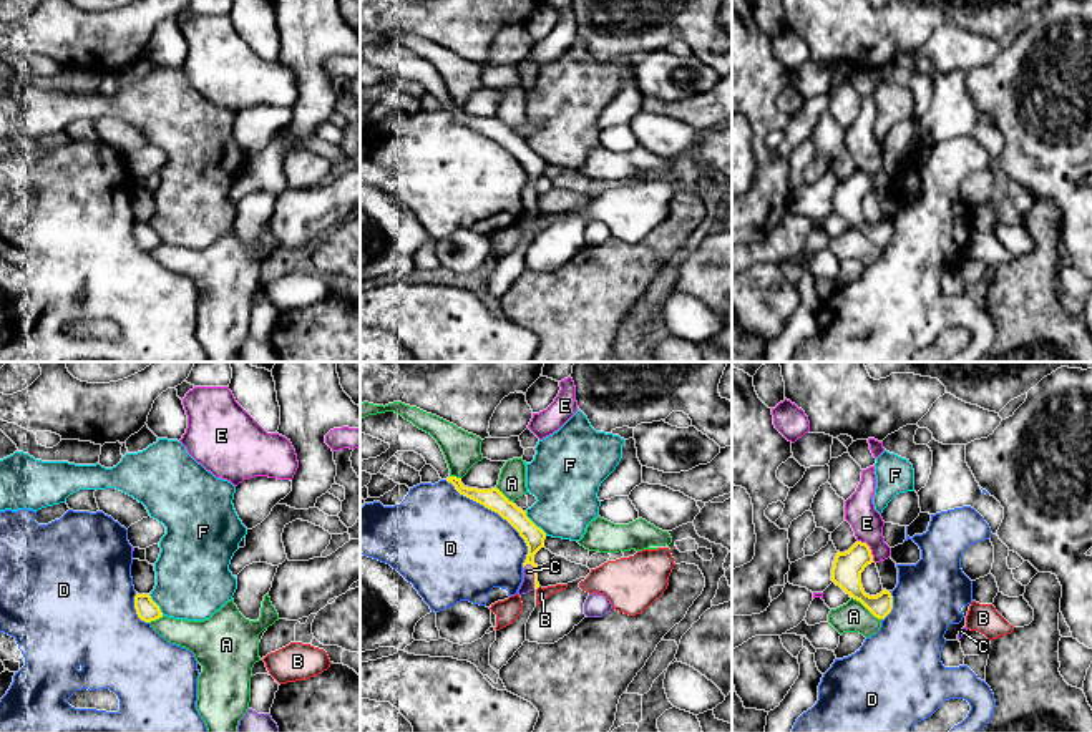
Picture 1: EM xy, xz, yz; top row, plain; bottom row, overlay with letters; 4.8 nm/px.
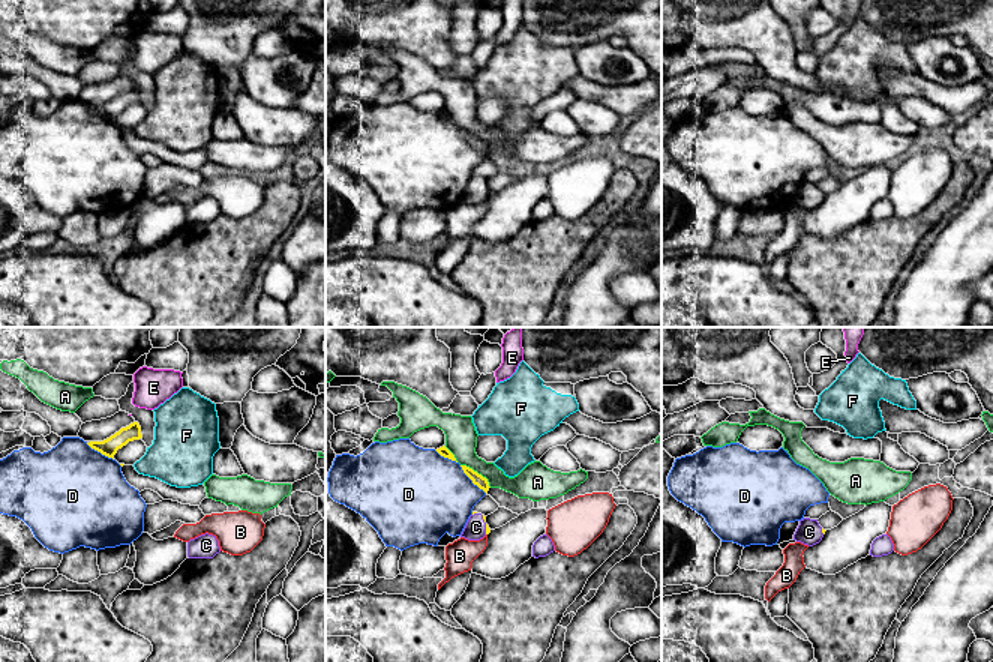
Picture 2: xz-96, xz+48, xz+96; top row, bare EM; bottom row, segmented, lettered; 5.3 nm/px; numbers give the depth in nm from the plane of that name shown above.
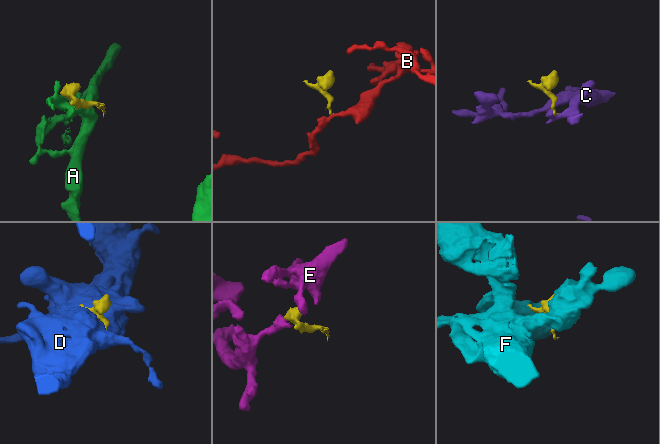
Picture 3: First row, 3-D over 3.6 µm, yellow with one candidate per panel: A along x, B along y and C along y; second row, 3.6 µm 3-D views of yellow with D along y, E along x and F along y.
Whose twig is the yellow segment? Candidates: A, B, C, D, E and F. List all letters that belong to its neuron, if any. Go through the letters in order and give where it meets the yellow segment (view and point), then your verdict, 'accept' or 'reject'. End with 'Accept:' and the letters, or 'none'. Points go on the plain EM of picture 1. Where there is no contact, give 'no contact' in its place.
A: meets yellow in yz at (867, 236); reject
B: no contact; reject
C: meets yellow in xz at (535, 203); accept
D: meets yellow in xz at (498, 141); reject
E: meets yellow in yz at (870, 178); reject
F: meets yellow in xz at (533, 151); reject
Accept: C

